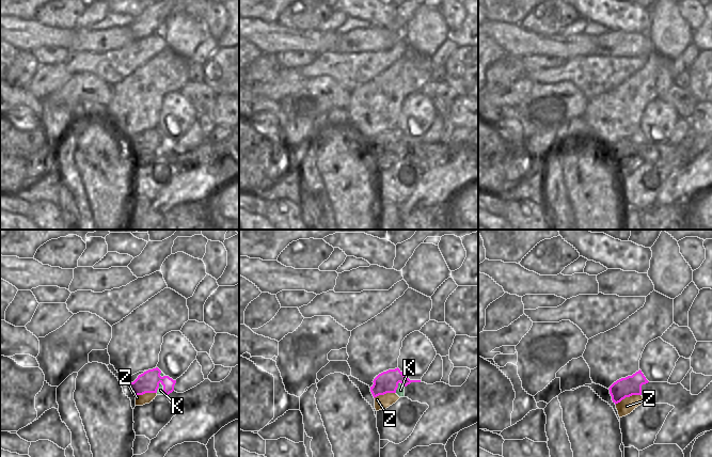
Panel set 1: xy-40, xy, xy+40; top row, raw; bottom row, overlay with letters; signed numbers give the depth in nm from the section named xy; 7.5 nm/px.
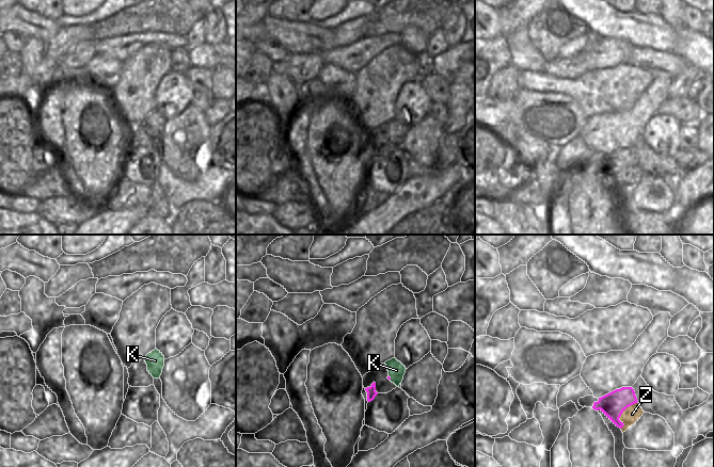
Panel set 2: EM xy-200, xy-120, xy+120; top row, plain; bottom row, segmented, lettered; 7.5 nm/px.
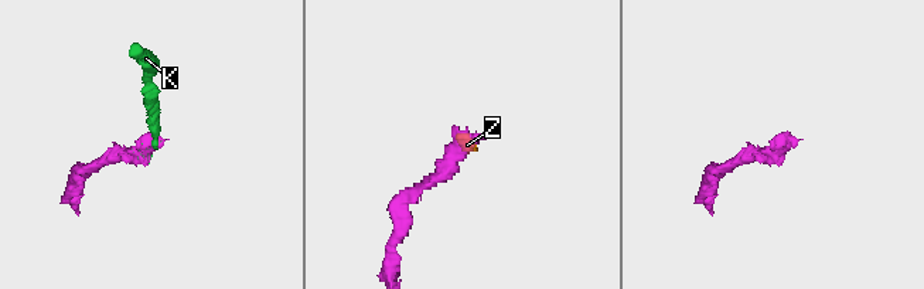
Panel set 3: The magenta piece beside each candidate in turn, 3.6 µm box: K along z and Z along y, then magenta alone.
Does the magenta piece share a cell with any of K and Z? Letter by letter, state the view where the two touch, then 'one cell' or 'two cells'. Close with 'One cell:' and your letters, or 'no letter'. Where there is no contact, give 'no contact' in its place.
K: meets magenta in xy; one cell
Z: meets magenta in xy+40; two cells
One cell: K

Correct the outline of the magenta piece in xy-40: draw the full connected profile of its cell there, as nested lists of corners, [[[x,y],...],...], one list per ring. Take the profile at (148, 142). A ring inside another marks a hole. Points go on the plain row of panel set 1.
[[[155,128],[139,136],[133,143],[129,143],[129,148],[135,157],[145,154],[169,156],[174,152],[175,144],[176,141],[165,137],[158,128]]]

